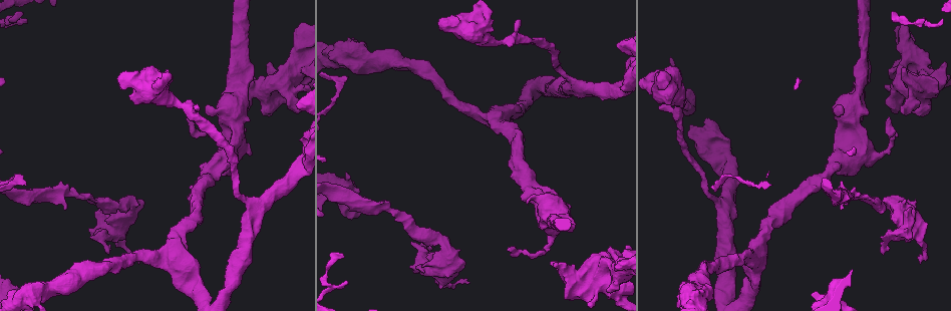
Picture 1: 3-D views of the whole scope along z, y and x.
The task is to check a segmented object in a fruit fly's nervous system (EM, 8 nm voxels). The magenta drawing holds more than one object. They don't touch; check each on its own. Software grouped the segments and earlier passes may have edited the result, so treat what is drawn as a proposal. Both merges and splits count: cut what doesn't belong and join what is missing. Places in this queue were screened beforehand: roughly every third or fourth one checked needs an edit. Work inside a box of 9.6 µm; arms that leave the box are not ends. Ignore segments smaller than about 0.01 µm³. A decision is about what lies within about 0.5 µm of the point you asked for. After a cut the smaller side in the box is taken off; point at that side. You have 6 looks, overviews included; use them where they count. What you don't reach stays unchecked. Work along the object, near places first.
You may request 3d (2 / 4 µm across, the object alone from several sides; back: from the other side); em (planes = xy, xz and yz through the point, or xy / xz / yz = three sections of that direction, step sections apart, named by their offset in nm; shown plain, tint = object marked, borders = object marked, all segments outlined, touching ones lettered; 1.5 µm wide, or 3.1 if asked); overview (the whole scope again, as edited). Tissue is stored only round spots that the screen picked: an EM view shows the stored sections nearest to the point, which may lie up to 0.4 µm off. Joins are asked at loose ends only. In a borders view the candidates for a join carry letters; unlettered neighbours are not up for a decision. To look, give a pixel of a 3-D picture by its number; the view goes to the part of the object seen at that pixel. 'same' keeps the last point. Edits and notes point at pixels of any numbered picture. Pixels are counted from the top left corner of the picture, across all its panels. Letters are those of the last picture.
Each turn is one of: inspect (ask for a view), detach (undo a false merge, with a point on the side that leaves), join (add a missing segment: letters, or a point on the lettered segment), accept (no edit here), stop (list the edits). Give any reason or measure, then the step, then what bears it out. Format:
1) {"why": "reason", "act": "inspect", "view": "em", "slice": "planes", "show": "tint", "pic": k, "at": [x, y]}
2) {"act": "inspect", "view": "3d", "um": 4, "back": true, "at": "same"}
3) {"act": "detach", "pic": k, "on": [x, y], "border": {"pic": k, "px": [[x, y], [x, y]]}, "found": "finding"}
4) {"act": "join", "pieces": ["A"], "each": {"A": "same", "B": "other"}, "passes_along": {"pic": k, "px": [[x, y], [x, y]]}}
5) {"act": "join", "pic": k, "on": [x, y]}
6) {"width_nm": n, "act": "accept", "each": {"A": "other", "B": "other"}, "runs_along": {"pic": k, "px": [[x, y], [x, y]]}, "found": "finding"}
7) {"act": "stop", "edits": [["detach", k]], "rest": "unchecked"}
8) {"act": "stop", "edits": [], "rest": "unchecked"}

{"why": "free end", "act": "inspect", "view": "3d", "um": 4, "pic": 1, "at": [298, 103]}

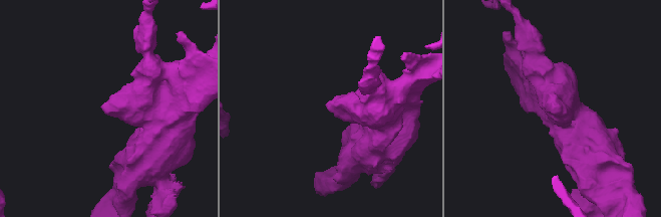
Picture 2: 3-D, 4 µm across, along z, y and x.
{"why": "now the EM", "act": "inspect", "view": "em", "slice": "planes", "show": "borders", "pic": 2, "at": [105, 105]}

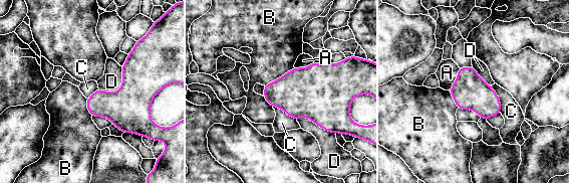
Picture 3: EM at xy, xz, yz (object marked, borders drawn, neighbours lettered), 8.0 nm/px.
{"longest_contact_nm": ["B", 280], "act": "accept", "each": {"A": "other", "B": "other", "C": "other", "D": "other"}, "border": {"pic": 3, "px": [[490, 85], [500, 101], [501, 113]]}, "found": "none of them fits"}

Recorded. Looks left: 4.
{"why": "an open end", "act": "inspect", "view": "em", "slice": "planes", "show": "borders", "pic": 1, "at": [250, 155]}

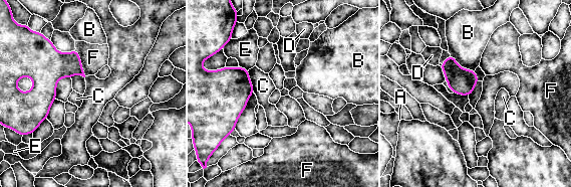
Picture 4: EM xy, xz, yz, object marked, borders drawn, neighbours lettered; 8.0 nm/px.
{"act": "accept", "each": {"A": "other", "B": "other", "C": "other", "D": "other", "E": "other", "F": "other"}, "border": {"pic": 4, "px": [[450, 53], [461, 66], [474, 70]]}, "found": "none of them fits"}

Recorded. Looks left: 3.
{"why": "branch stops here", "act": "inspect", "view": "em", "slice": "yz", "step": 8, "show": "borders", "pic": 1, "at": [919, 115]}

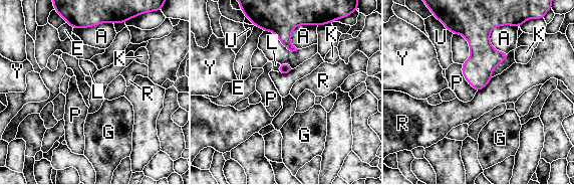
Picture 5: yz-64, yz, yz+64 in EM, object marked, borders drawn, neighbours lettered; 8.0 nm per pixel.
{"why": "another direction", "act": "inspect", "view": "em", "slice": "planes", "show": "borders", "at": "same"}

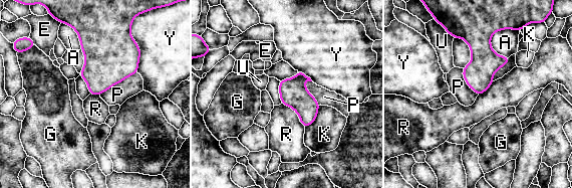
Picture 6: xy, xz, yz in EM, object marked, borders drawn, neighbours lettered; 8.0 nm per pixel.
{"longest_contact_nm": ["P", 360], "act": "accept", "each": {"A": "other", "E": "other", "G": "other", "K": "other", "P": "other", "R": "other", "U": "other", "Y": "other"}, "border": {"pic": 6, "px": [[282, 103], [296, 113], [304, 128]]}, "found": "none of them fits"}

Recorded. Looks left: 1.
{"act": "stop", "edits": [], "rest": "unchecked"}

